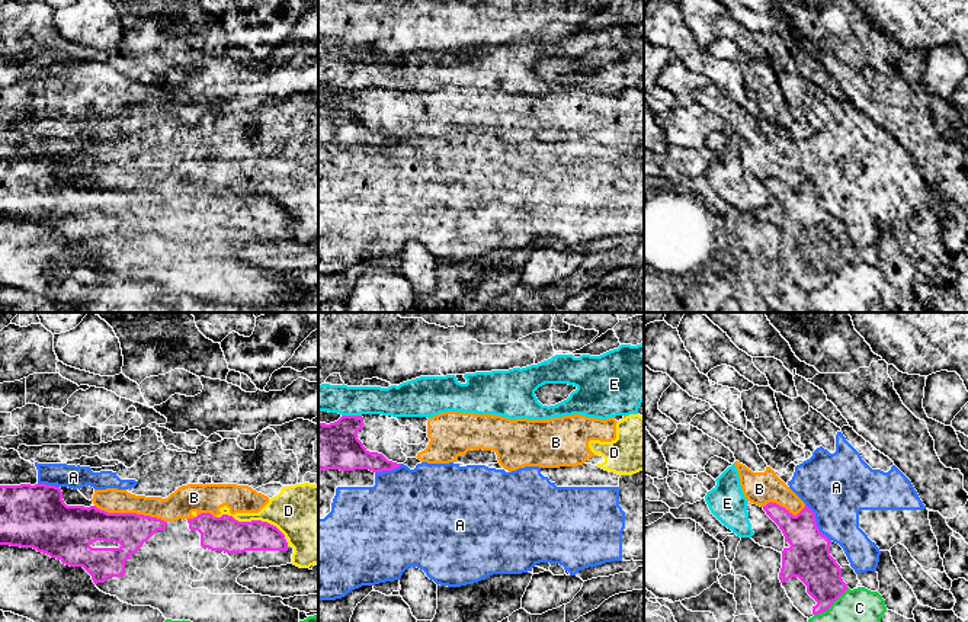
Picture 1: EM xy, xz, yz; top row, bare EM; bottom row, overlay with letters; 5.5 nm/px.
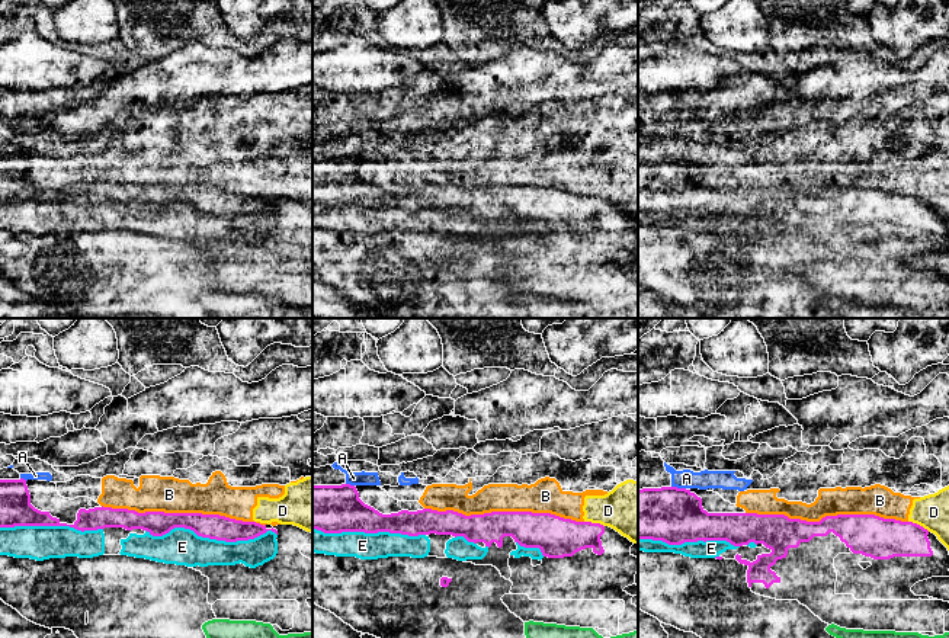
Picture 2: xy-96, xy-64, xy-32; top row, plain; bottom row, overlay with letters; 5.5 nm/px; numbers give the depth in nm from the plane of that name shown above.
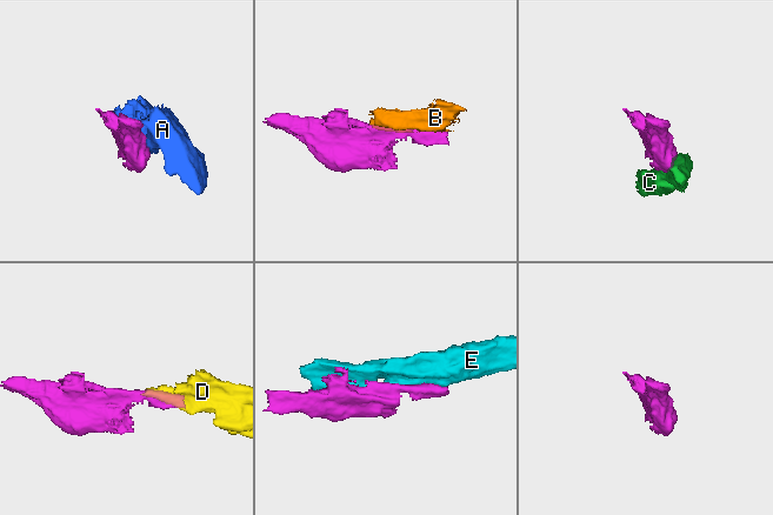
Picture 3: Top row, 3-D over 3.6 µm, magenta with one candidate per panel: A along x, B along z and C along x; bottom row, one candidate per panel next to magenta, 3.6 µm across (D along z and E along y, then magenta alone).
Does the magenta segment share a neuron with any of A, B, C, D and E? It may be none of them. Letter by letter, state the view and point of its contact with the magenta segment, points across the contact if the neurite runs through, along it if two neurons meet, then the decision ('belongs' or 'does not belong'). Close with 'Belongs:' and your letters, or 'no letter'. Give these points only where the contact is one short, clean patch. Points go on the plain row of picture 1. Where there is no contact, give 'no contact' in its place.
A: meets magenta in yz at (816, 198); does not belong
B: meets magenta in xy at (131, 188); does not belong
C: meets magenta in yz at (830, 279); does not belong
D: meets magenta in xy at (252, 195); does not belong
E: meets magenta in xz at (352, 90); does not belong
Belongs: no letter

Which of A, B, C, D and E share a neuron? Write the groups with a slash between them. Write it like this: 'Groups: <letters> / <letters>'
Groups: A / B D / C / E

